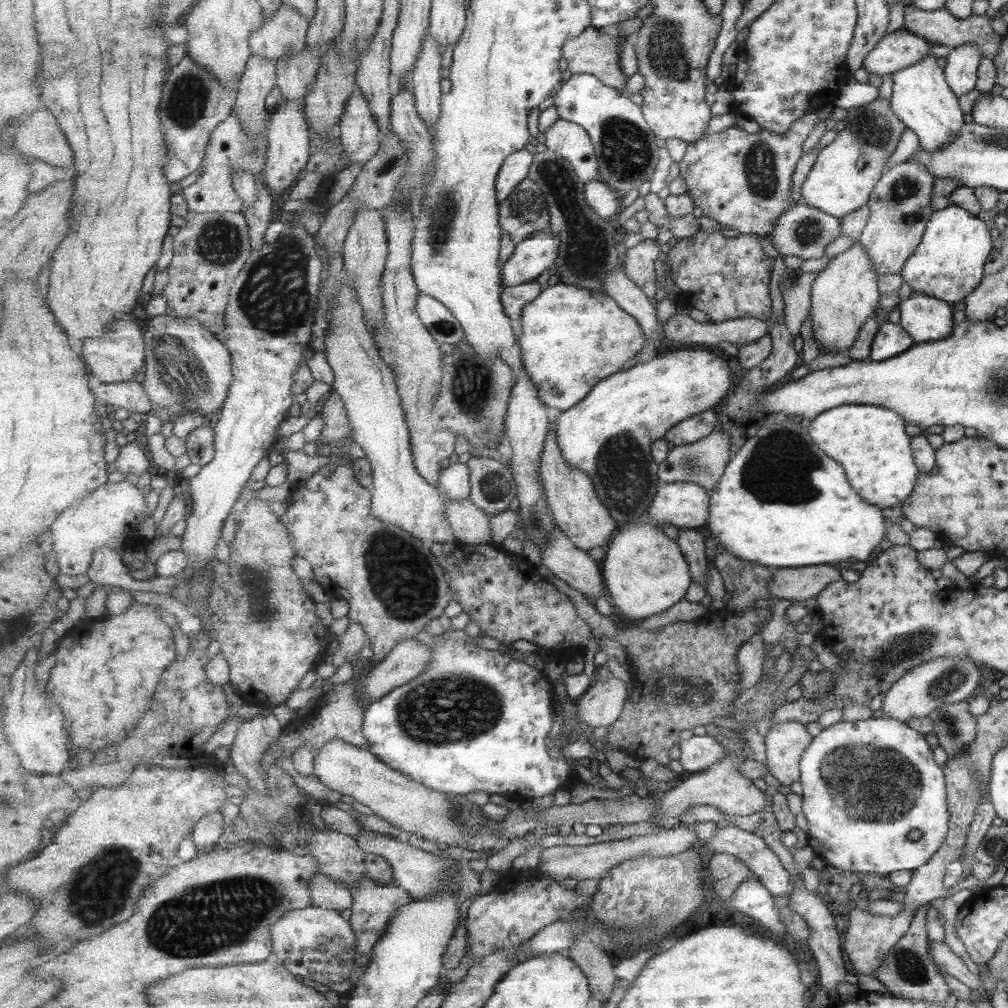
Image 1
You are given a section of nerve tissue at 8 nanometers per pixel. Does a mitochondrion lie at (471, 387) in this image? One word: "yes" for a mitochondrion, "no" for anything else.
yes

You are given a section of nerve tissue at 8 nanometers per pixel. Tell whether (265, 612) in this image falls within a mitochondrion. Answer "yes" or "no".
yes

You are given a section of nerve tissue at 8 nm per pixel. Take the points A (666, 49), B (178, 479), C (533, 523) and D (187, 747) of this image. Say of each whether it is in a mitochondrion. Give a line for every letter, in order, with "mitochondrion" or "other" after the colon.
A: mitochondrion
B: other
C: mitochondrion
D: other

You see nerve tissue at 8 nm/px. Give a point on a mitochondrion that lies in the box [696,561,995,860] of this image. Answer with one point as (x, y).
(860, 782)

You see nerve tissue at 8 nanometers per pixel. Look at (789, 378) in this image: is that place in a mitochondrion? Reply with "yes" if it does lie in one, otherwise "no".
no

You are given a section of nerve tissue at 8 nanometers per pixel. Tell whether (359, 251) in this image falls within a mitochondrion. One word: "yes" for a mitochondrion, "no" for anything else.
no

